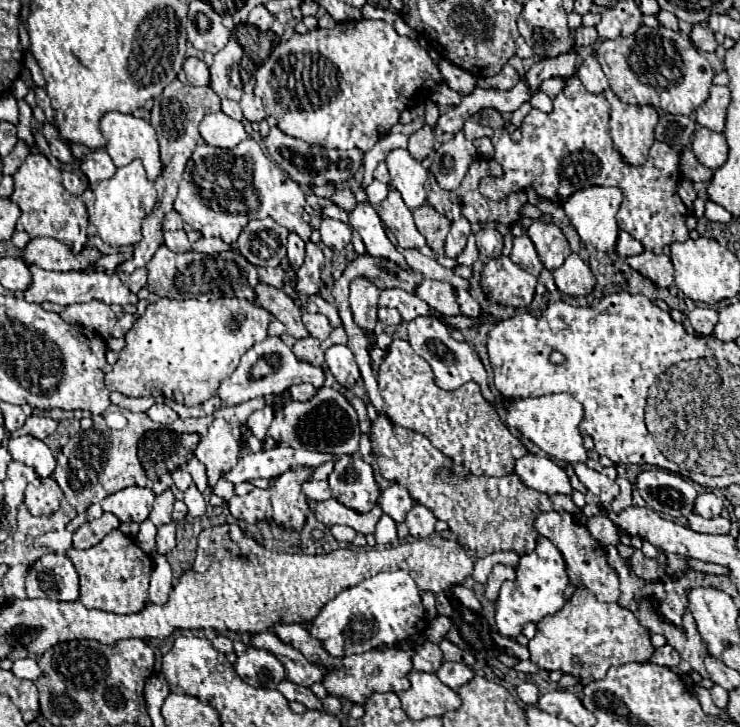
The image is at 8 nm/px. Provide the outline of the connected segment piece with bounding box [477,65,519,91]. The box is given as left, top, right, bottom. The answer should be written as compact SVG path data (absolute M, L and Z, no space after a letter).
M505 65L497 75L493 77L485 77L485 79L479 79L477 85L481 89L499 89L499 91L507 91L507 89L513 89L515 85L519 83L519 75L517 71L511 67L511 65Z

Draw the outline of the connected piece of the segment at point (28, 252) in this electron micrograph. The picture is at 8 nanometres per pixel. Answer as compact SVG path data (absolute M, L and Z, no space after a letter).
M31 239L21 249L21 259L27 265L37 265L47 271L77 271L87 269L101 255L97 249L83 249L83 253L71 253L65 245L59 245L55 239Z

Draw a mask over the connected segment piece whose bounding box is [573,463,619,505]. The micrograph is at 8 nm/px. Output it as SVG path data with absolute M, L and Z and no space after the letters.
M575 463L573 469L575 469L575 475L579 477L579 481L581 481L593 495L597 495L603 505L611 505L611 501L619 495L617 483L611 481L609 477L605 477L603 473L597 473L595 469L585 467L585 463Z

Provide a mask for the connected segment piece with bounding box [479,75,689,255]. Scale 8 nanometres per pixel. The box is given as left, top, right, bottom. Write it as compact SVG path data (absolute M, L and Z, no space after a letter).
M577 75L567 79L567 87L553 99L553 111L543 113L531 109L521 123L521 141L513 143L509 133L501 127L491 135L495 155L493 159L503 167L501 177L483 177L479 191L491 201L505 201L511 193L533 187L539 199L547 199L555 205L563 205L573 193L601 185L619 187L623 191L623 203L617 211L617 223L623 231L645 245L645 251L655 255L663 253L665 245L683 243L689 239L685 227L687 207L677 195L679 183L679 153L667 143L655 141L645 165L625 165L619 153L613 149L609 137L609 113L611 105L603 95L593 95L583 89Z

